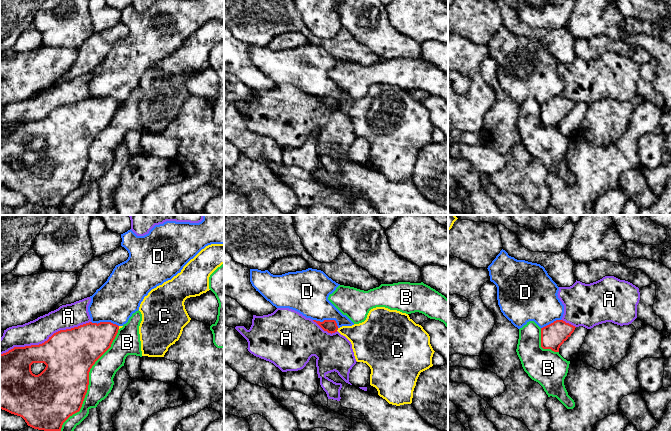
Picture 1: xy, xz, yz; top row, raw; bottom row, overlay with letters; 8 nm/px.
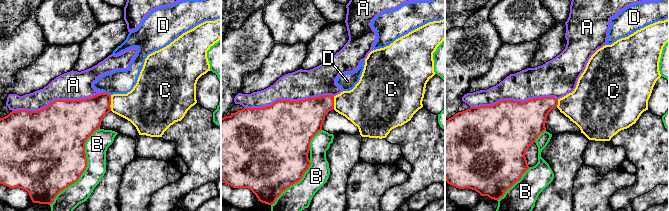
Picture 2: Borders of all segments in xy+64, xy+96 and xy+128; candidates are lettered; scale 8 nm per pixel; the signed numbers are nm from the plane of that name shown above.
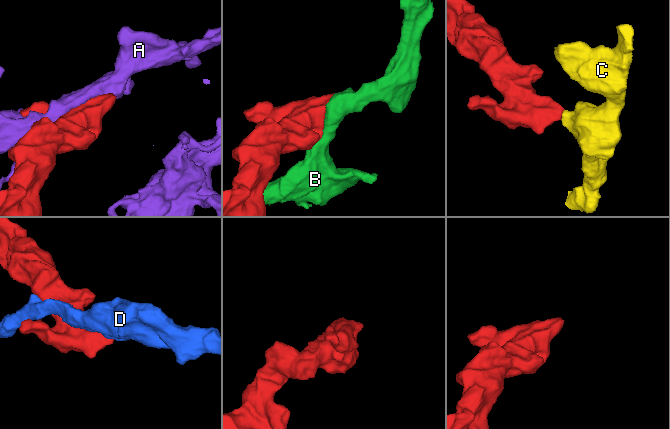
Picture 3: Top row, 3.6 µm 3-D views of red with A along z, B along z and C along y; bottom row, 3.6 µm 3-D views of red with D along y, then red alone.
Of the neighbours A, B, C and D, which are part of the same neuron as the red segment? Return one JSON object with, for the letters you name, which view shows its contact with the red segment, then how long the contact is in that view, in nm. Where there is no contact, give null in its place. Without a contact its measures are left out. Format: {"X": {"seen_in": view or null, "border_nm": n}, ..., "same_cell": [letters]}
{"same_cell": []}

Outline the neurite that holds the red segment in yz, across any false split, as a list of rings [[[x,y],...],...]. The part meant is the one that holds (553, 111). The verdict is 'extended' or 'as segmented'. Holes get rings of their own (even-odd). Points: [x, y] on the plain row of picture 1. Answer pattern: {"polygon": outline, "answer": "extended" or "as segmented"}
{"polygon": [[[556,96],[541,104],[541,123],[559,128],[560,122],[571,112],[575,104],[563,96]]], "answer": "as segmented"}

